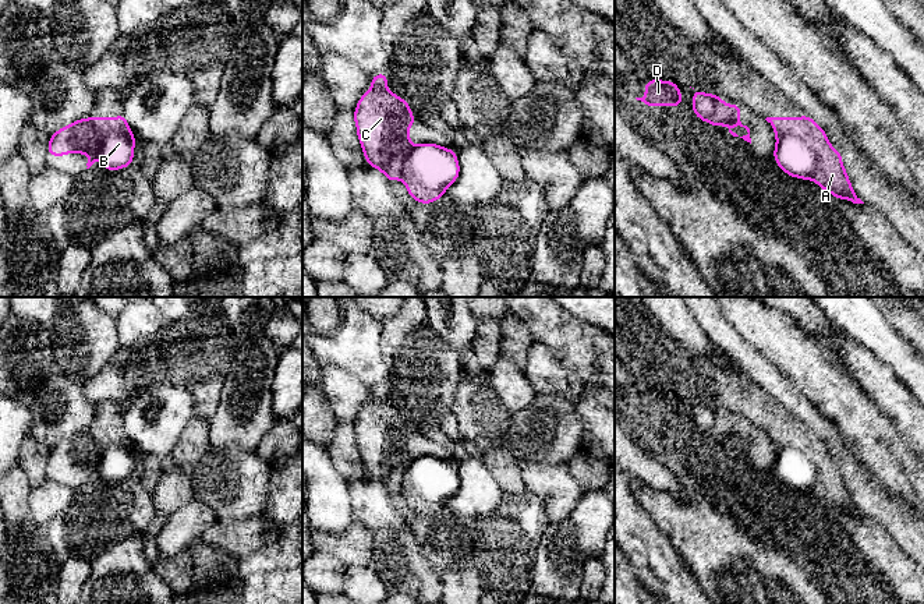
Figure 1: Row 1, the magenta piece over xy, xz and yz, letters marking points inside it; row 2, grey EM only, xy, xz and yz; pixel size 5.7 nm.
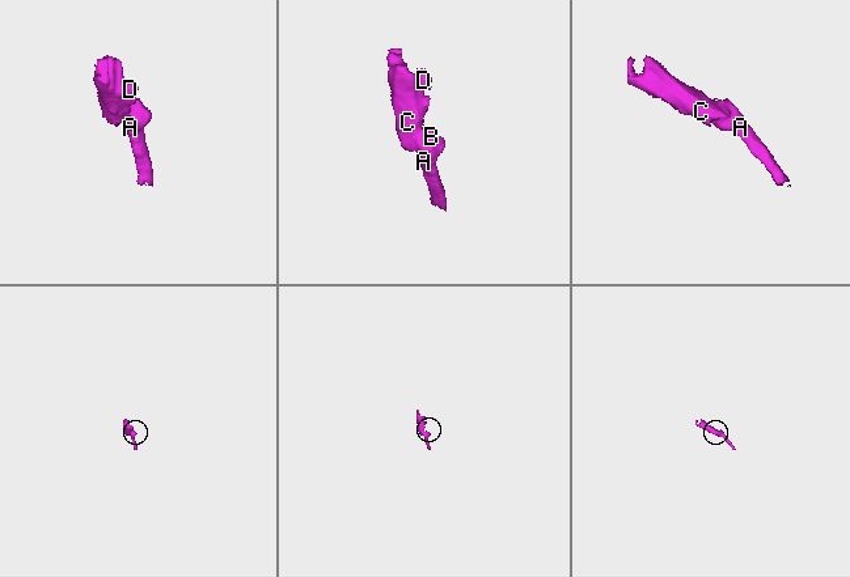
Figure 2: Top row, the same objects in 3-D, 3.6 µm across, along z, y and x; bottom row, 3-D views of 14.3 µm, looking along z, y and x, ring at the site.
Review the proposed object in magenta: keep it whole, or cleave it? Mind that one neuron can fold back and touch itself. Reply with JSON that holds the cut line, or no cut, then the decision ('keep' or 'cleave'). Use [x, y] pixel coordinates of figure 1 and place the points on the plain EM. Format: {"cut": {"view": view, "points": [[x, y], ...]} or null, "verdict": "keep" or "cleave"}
{"cut": {"view": "xy", "points": [[88, 431], [99, 445], [98, 463]]}, "verdict": "cleave"}

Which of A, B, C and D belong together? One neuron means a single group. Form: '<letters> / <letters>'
A B / C D

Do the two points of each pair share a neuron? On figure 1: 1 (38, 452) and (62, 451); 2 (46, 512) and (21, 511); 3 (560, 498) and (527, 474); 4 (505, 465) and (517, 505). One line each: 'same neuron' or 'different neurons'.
1: different neurons
2: different neurons
3: same neuron
4: different neurons

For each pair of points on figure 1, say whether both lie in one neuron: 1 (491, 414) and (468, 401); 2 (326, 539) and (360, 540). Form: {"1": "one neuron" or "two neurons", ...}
{"1": "one neuron", "2": "one neuron"}

